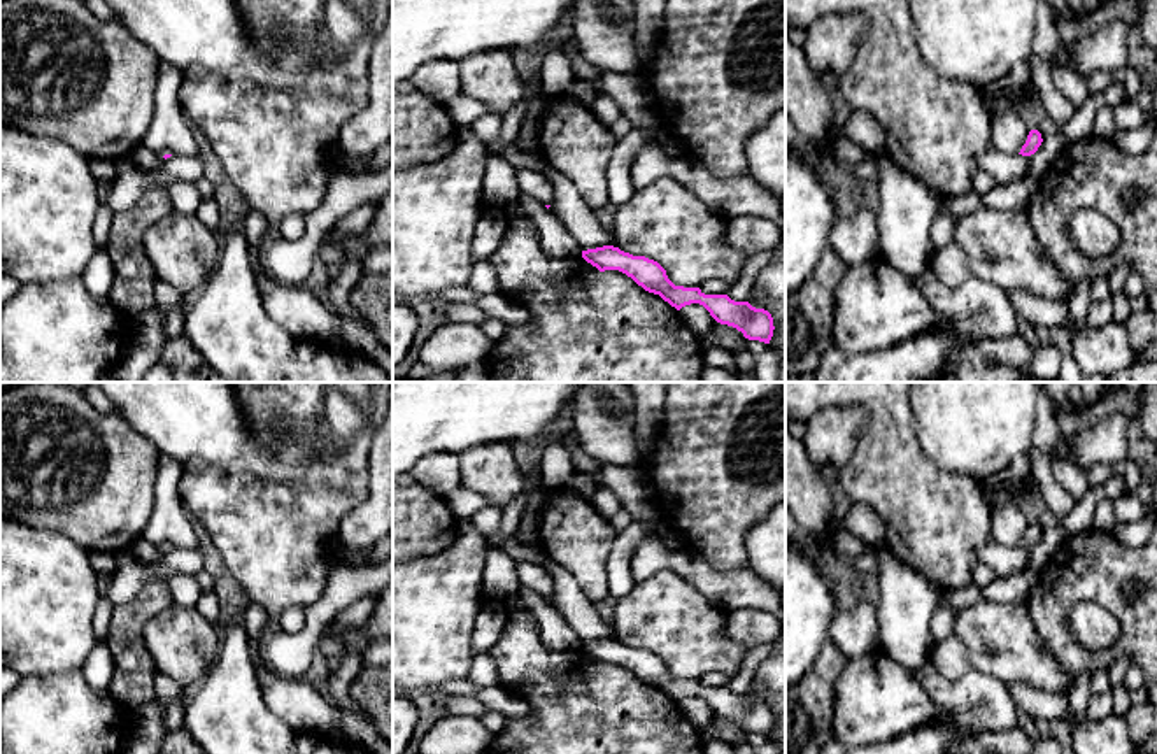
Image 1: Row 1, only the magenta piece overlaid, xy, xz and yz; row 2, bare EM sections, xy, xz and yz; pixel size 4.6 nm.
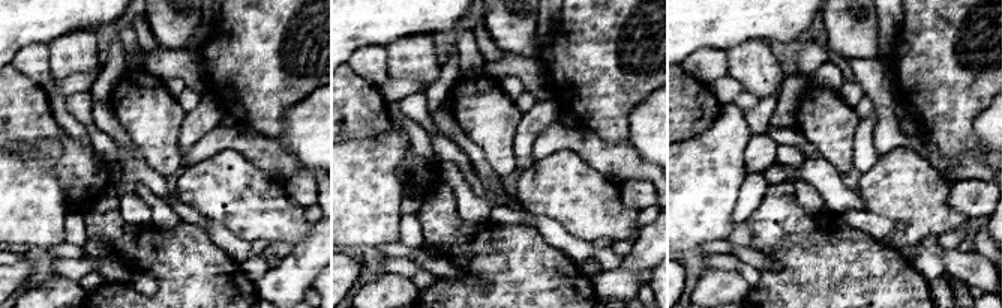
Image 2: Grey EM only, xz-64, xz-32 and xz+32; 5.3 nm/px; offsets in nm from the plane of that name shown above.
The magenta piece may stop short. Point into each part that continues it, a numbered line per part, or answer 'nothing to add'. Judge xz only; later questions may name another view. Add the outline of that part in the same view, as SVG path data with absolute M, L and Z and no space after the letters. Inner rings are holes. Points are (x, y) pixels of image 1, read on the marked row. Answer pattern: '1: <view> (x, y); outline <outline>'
1: xz (533, 184); outline M517 168L517 184L521 195L538 200L542 205L550 205L554 200L554 188L540 172Z

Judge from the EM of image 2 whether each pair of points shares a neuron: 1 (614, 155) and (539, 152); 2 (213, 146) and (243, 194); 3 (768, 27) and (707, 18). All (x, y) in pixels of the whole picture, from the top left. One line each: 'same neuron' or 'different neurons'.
1: same neuron
2: different neurons
3: same neuron

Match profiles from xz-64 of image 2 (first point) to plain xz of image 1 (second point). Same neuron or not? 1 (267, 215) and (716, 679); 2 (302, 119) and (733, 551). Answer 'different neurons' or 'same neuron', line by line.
1: different neurons
2: different neurons

